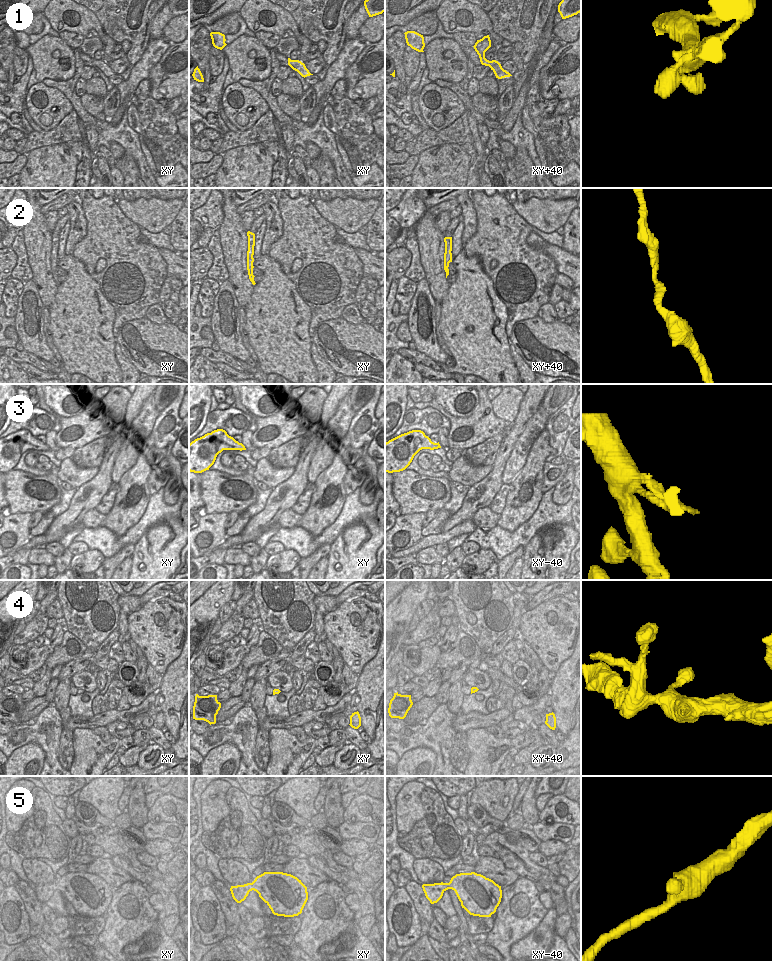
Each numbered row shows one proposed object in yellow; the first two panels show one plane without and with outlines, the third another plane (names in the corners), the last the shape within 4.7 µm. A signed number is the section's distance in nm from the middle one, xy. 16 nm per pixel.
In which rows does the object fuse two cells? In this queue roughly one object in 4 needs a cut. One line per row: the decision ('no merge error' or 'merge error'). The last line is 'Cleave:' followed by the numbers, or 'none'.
1: no merge error
2: no merge error
3: no merge error
4: no merge error
5: no merge error
Cleave: none

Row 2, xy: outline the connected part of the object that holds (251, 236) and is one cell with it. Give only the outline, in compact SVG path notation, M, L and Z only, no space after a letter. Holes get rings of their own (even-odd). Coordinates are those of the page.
M248 231L247 232L247 236L248 236L248 251L247 251L247 270L248 270L248 275L249 275L249 279L252 282L253 285L255 285L255 281L254 281L254 275L253 275L253 262L254 262L254 246L255 246L255 234Z

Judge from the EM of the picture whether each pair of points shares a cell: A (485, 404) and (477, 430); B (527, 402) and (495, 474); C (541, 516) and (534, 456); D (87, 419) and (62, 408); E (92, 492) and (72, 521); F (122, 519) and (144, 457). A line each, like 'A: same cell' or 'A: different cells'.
A: same cell
B: same cell
C: different cells
D: different cells
E: same cell
F: same cell

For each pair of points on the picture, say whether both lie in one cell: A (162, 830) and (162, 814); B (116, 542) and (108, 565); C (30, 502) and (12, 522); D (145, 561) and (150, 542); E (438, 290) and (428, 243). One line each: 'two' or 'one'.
A: two
B: two
C: two
D: one
E: one

